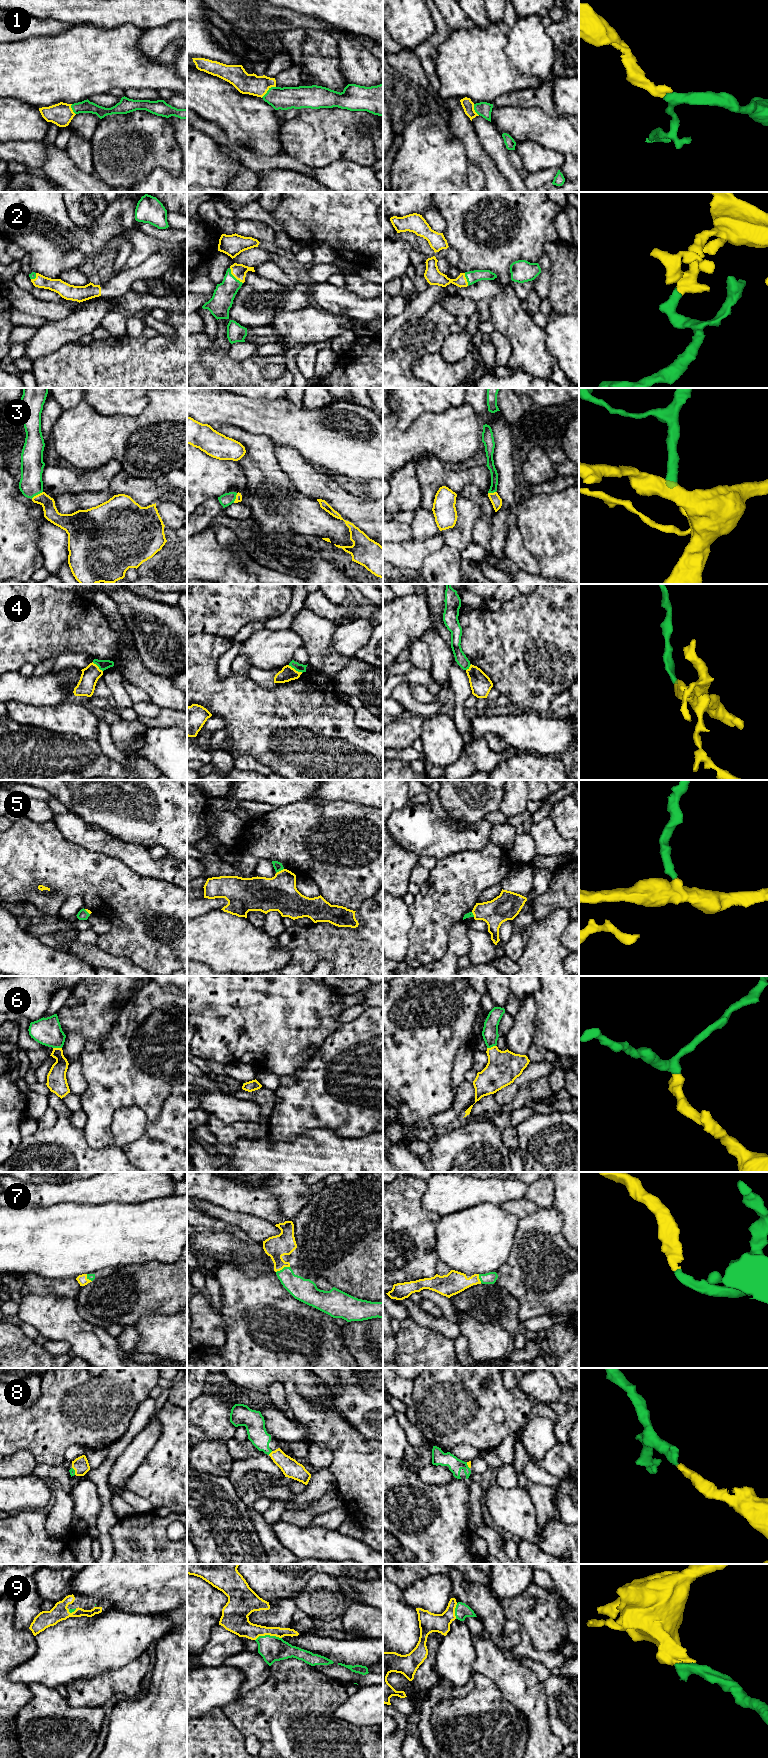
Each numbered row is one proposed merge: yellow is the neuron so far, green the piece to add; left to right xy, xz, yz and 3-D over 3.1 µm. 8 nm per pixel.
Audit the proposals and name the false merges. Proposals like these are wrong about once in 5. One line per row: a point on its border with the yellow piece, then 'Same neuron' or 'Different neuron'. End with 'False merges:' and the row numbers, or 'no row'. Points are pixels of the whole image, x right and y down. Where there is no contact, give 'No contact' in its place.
1: Touches yellow at xz (268, 89). Same neuron
2: Touches yellow at xz (234, 276). Same neuron
3: Touches yellow at xy (36, 495). Same neuron
4: Touches yellow at xz (294, 669). Different neuron
5: Touches yellow at xz (279, 871). Same neuron
6: Touches yellow at xy (57, 1048). Same neuron
7: Touches yellow at xz (282, 1268). Same neuron
8: Touches yellow at xz (271, 1452). Same neuron
9: Touches yellow at xz (268, 1634). Same neuron
False merges: 4

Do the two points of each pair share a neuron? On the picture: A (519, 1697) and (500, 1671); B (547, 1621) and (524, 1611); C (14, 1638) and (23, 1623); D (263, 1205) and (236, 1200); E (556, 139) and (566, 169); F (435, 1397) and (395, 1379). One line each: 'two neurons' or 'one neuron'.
A: one neuron
B: one neuron
C: two neurons
D: one neuron
E: two neurons
F: two neurons

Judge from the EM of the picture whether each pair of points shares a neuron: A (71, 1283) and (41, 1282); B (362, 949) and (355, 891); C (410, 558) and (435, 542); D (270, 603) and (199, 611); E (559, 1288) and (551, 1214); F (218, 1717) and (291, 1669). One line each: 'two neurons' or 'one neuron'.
A: one neuron
B: two neurons
C: one neuron
D: one neuron
E: one neuron
F: two neurons

